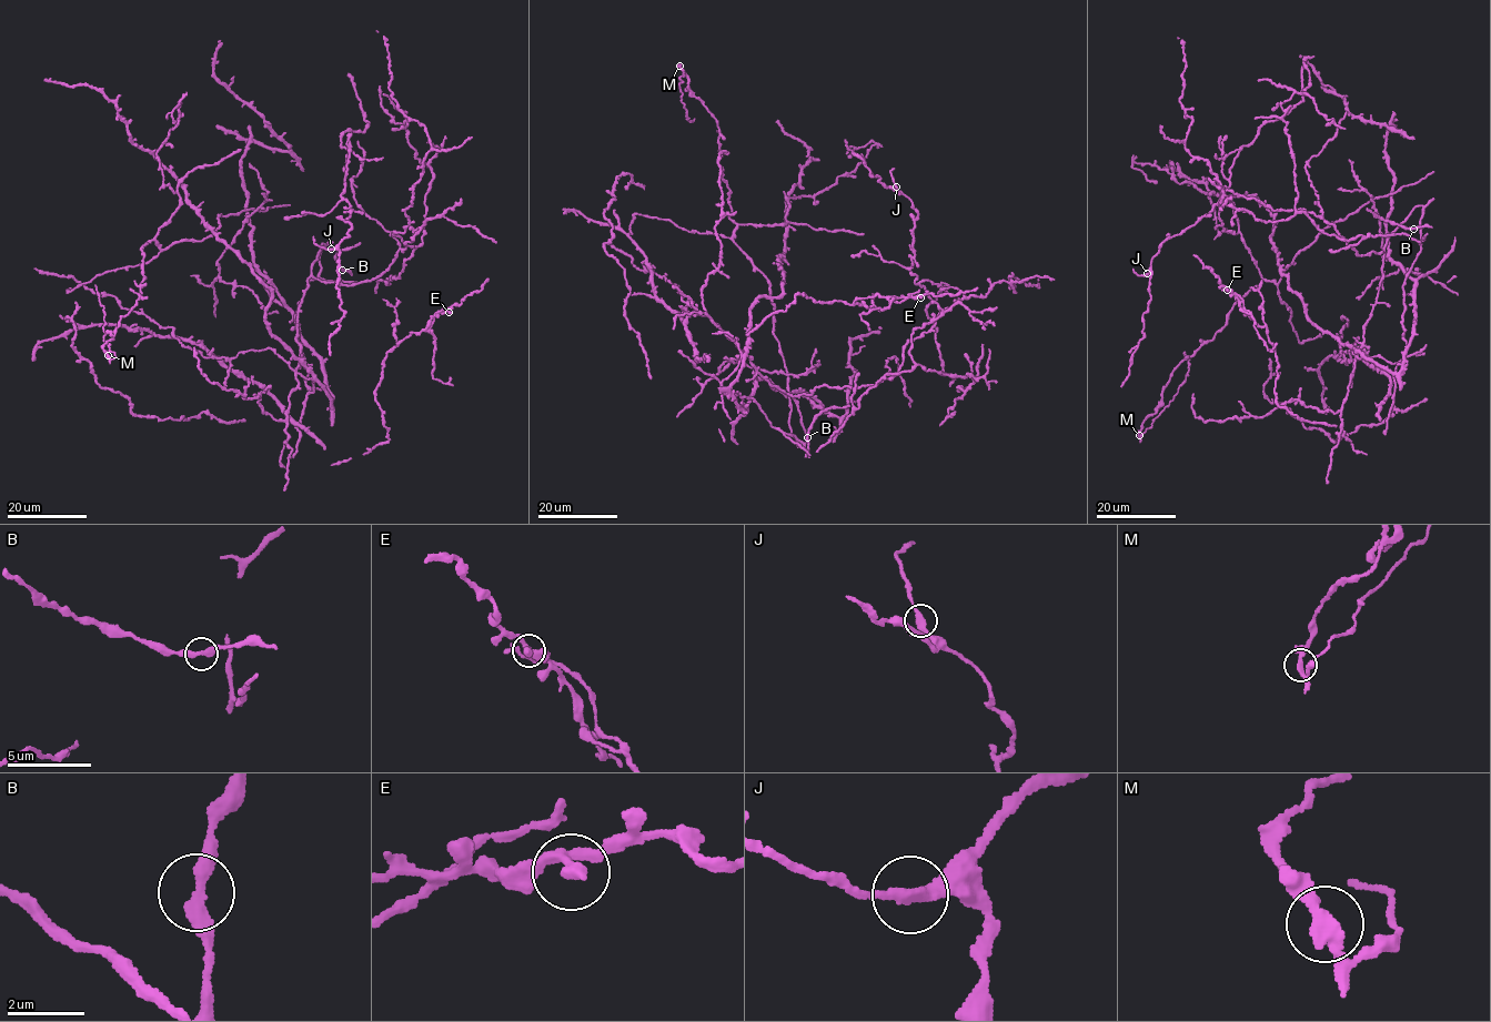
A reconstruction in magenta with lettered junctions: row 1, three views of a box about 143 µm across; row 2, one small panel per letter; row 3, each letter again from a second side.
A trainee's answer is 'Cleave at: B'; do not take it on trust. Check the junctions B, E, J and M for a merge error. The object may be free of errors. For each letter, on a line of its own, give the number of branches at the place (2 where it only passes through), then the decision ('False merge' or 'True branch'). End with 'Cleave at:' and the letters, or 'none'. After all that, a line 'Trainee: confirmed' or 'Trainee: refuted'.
B: Branches: 2. True branch
E: Branches: 2. True branch
J: Branches: 2. True branch
M: Branches: 2. False merge
Cleave at: M
Trainee: refuted

